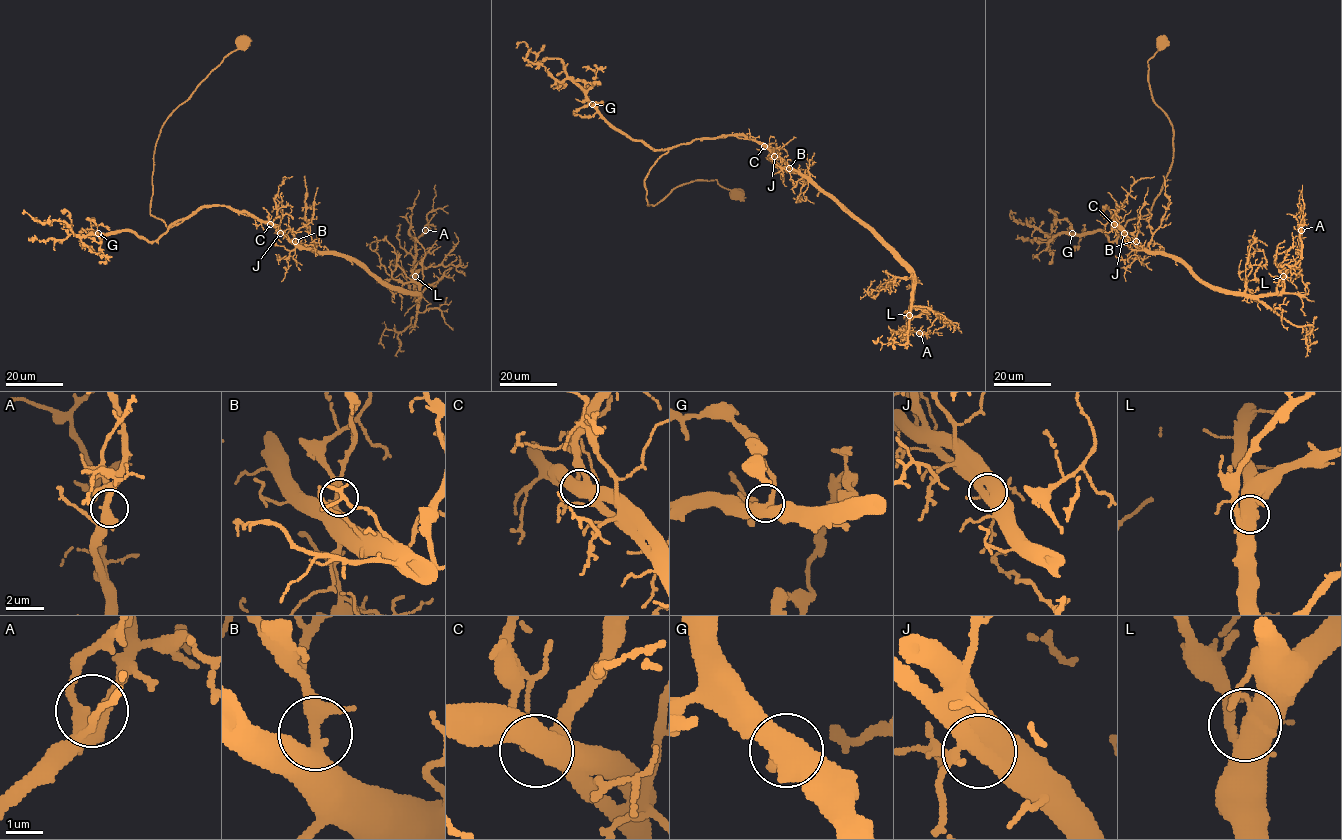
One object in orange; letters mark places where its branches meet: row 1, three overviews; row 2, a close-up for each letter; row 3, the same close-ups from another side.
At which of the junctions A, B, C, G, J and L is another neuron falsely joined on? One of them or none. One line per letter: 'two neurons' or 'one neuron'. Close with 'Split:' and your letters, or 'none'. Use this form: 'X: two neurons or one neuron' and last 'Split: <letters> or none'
A: one neuron
B: one neuron
C: one neuron
G: one neuron
J: one neuron
L: one neuron
Split: none

